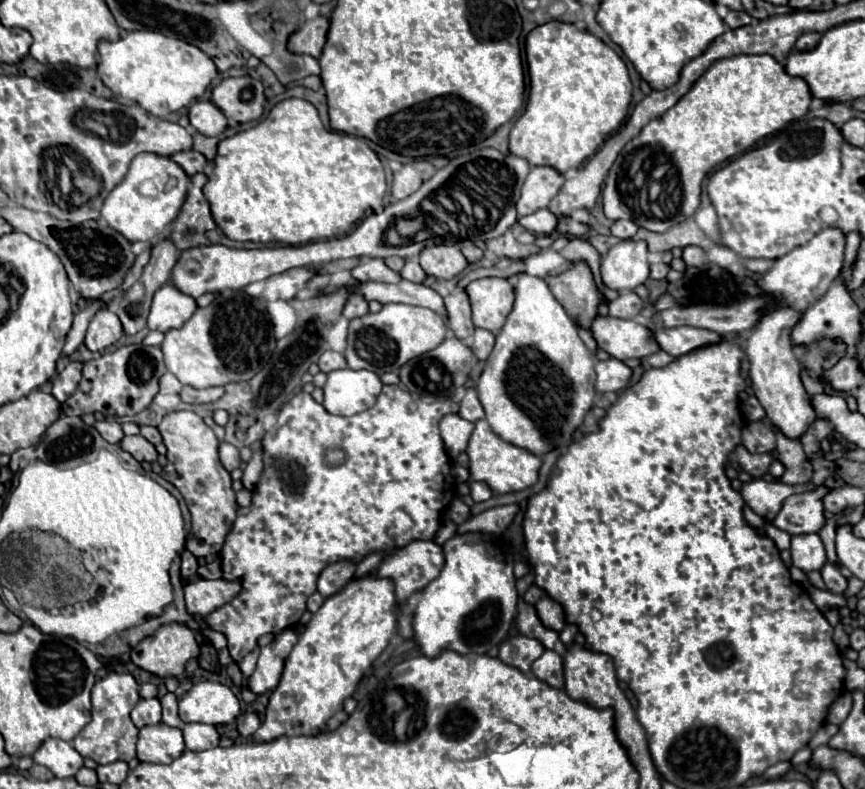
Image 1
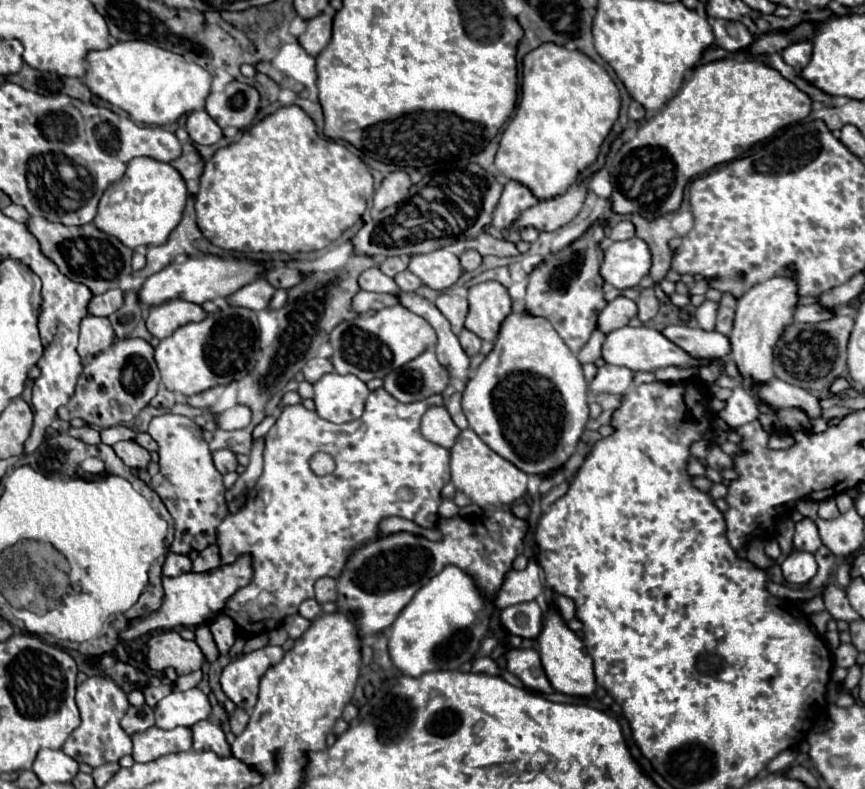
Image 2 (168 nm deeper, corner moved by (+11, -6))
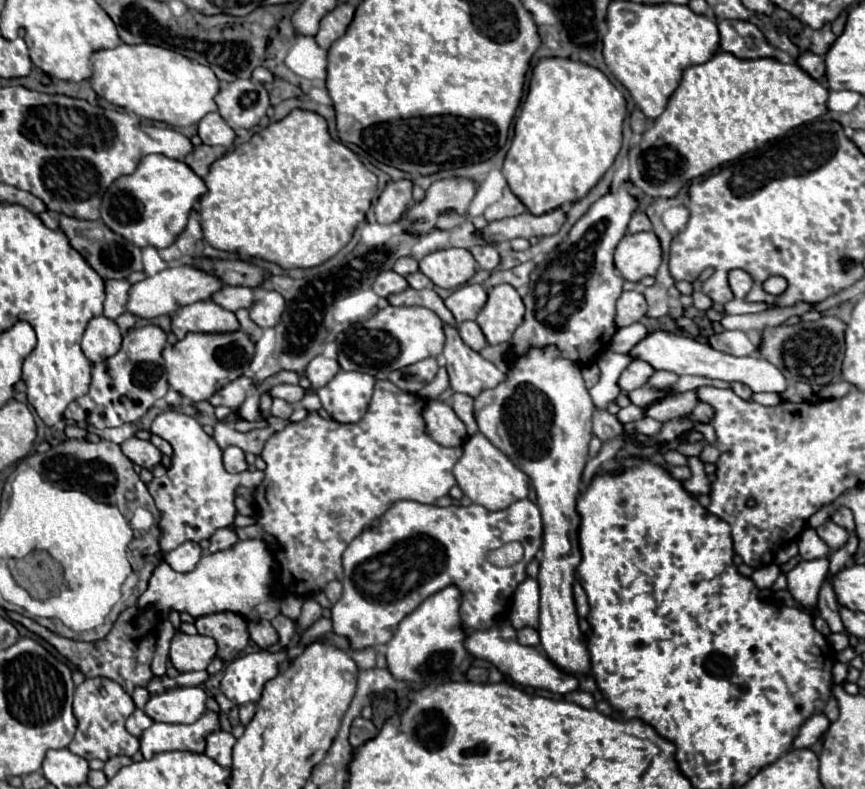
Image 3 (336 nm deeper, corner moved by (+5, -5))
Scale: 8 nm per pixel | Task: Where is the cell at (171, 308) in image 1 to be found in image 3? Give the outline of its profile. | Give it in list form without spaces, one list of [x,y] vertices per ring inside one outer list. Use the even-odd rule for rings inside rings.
[[[195,302],[191,306],[179,308],[171,316],[173,334],[183,340],[189,332],[203,332],[203,334],[223,334],[239,330],[239,322],[235,312],[223,310],[215,302]]]

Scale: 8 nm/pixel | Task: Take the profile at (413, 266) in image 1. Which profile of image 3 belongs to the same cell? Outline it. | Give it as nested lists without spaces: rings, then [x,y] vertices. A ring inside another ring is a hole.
[[[415,272],[407,276],[407,282],[411,288],[433,288],[433,282],[423,274],[423,272]]]

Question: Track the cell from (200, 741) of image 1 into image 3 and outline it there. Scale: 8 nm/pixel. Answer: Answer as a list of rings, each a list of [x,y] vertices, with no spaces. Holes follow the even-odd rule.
[[[213,732],[207,736],[207,750],[205,754],[213,758],[219,766],[229,768],[231,766],[231,748],[235,744],[235,736],[229,732]]]

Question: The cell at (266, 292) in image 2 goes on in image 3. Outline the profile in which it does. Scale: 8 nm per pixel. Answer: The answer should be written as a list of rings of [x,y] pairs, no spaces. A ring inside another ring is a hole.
[[[223,286],[217,290],[211,300],[217,306],[223,306],[225,310],[239,310],[239,308],[251,308],[251,302],[255,302],[255,290],[243,288],[243,286]]]

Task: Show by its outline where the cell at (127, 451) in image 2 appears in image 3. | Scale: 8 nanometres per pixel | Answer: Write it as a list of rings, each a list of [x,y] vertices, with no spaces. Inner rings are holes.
[[[133,436],[121,444],[121,450],[133,464],[147,470],[151,470],[161,462],[161,452],[149,440],[139,440]]]

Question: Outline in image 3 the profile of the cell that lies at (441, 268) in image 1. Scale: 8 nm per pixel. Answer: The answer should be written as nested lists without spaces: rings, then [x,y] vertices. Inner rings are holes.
[[[447,248],[419,260],[419,270],[439,288],[459,288],[473,278],[477,262],[465,248]]]

